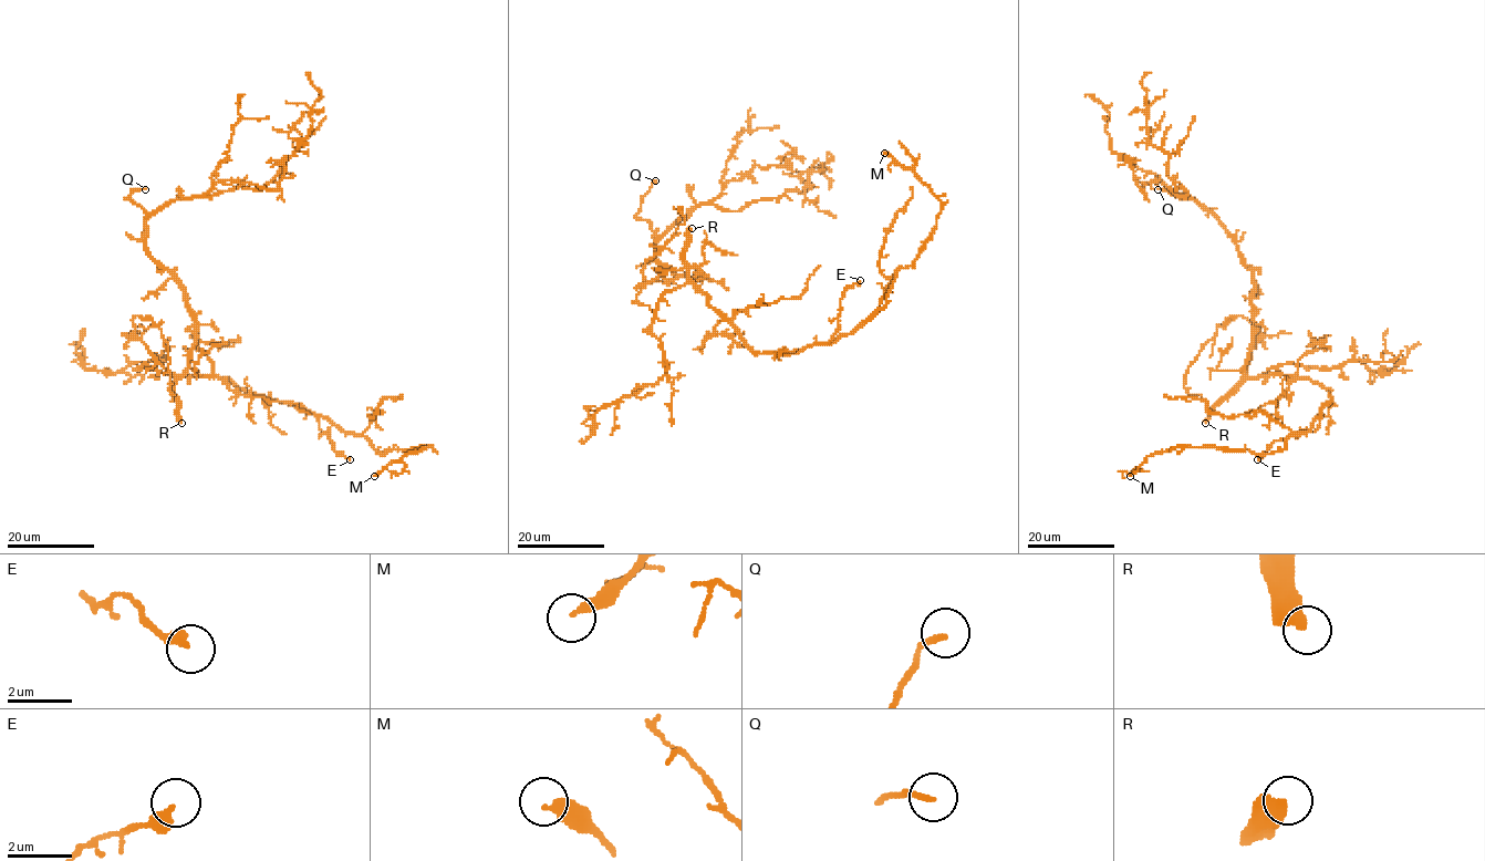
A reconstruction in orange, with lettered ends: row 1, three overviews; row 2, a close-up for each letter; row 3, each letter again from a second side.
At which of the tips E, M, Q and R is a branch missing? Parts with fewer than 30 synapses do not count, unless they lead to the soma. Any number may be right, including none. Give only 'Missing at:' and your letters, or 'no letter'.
Missing at: R

